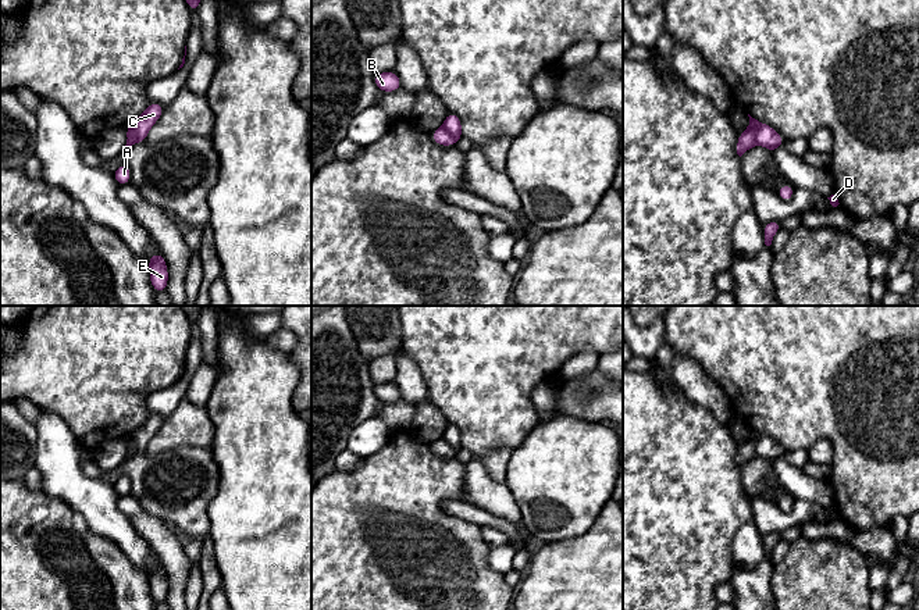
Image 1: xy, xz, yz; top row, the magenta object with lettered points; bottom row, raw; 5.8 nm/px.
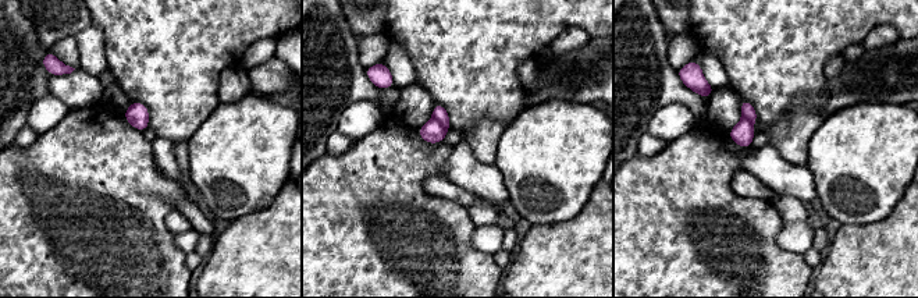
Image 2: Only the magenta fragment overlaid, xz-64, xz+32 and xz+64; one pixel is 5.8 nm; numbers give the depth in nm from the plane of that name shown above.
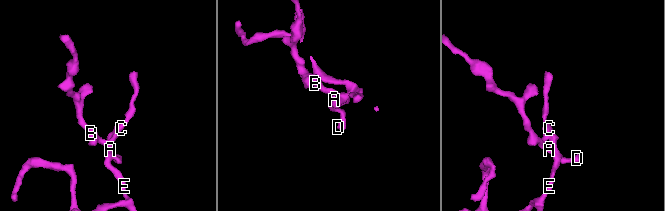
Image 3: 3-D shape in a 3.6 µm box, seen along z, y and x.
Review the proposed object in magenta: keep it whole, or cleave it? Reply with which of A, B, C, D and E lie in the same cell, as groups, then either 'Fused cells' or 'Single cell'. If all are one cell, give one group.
Groups: A B C D E. Single cell

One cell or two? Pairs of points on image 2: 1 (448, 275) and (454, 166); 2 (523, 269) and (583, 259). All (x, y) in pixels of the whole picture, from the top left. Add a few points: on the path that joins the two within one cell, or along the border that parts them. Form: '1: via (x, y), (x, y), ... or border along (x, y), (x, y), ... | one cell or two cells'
1: border along (452, 145), (443, 167), (443, 174) | two cells
2: via (538, 269), (568, 269) | one cell

